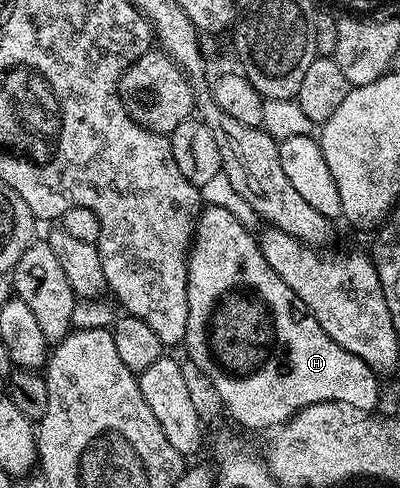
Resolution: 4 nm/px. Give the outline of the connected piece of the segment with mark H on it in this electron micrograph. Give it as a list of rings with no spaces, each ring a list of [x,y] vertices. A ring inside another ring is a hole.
[[[206,205],[202,209],[201,215],[197,218],[197,229],[193,232],[193,241],[189,252],[189,283],[187,284],[187,332],[183,343],[183,350],[186,350],[188,361],[193,362],[202,372],[209,377],[211,384],[215,384],[215,392],[219,392],[221,405],[226,415],[230,414],[241,426],[246,426],[249,430],[268,431],[274,426],[281,425],[282,422],[288,422],[293,415],[298,414],[304,406],[310,406],[316,402],[342,402],[351,404],[359,412],[373,412],[377,406],[377,381],[378,375],[359,356],[347,352],[315,320],[315,316],[283,284],[283,280],[270,268],[267,260],[261,255],[261,244],[256,237],[249,235],[249,230],[228,210],[225,206]]]

